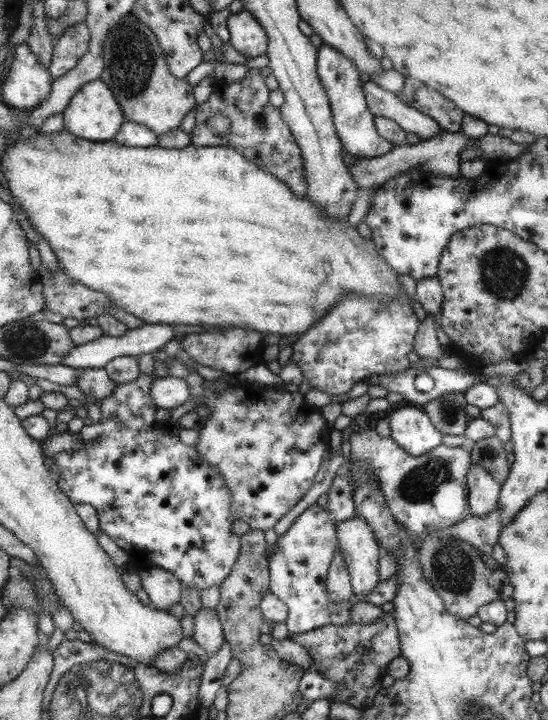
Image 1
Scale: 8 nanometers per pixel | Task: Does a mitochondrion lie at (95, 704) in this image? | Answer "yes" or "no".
yes

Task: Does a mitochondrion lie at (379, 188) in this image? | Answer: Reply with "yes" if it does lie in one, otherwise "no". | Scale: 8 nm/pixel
no

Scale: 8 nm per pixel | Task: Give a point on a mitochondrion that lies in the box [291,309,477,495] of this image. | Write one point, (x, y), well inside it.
(449, 409)

